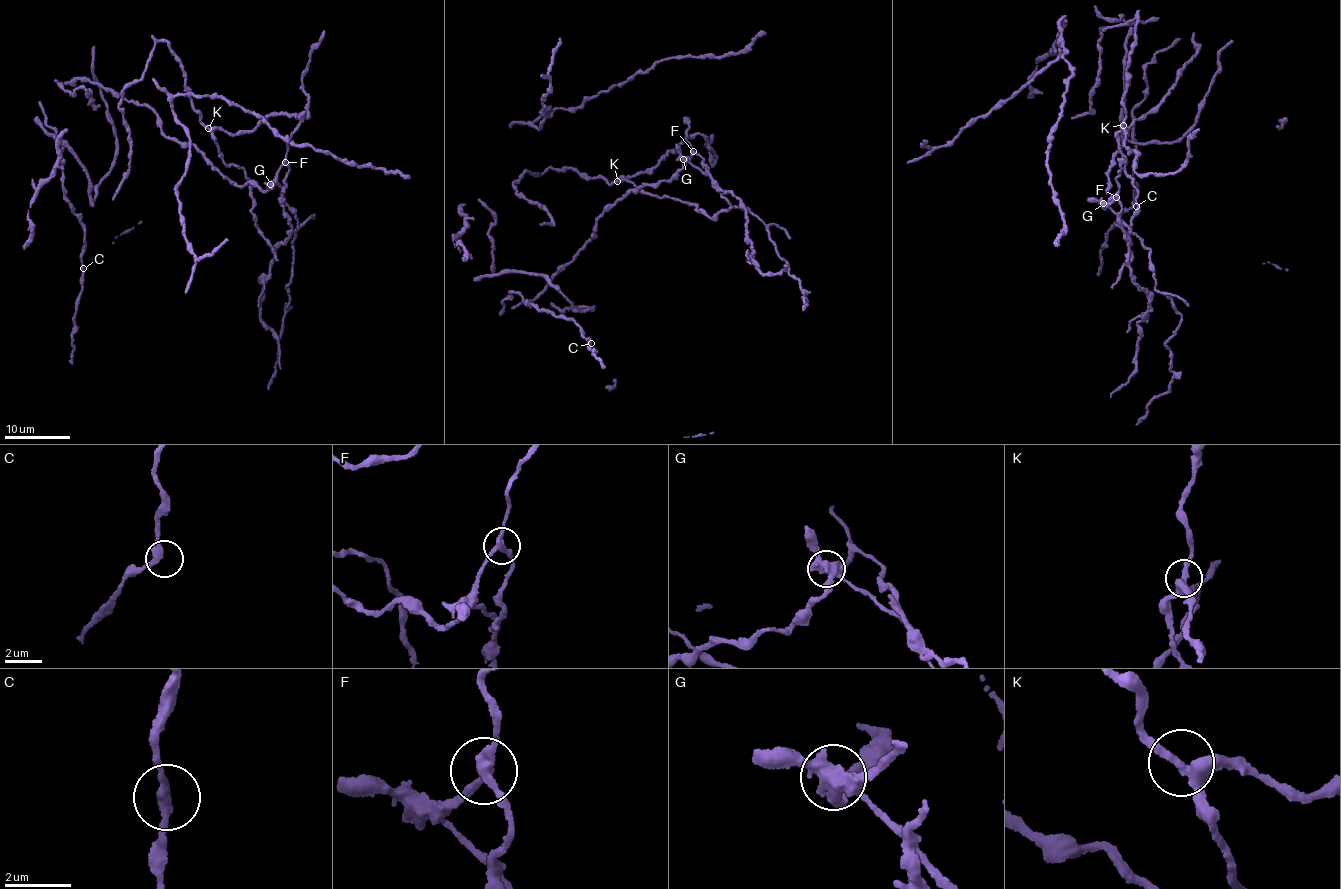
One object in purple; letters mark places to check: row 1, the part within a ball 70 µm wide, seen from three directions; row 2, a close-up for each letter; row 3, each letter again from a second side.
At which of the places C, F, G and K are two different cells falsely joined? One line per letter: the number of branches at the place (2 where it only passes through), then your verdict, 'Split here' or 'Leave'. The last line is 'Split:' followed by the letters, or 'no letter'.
C: Branches: 2. Leave
F: Branches: 3. Split here
G: Branches: 4. Split here
K: Branches: 3. Leave
Split: F, G

